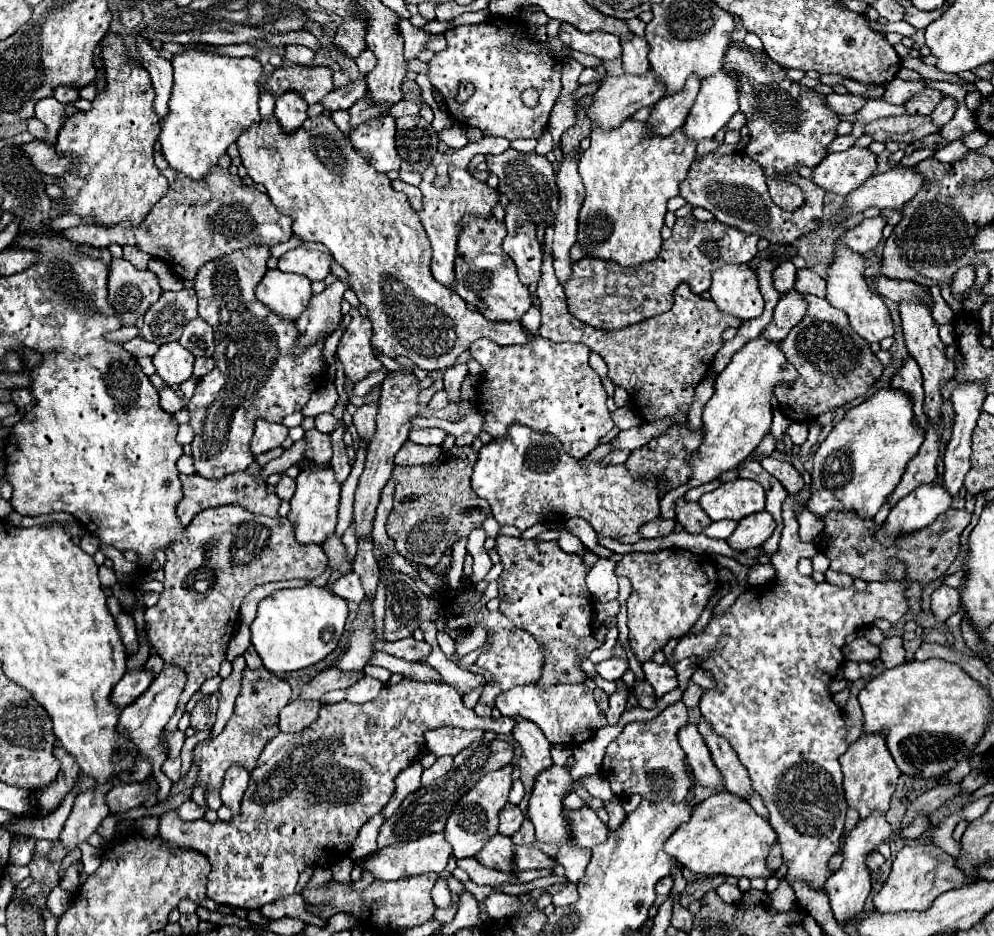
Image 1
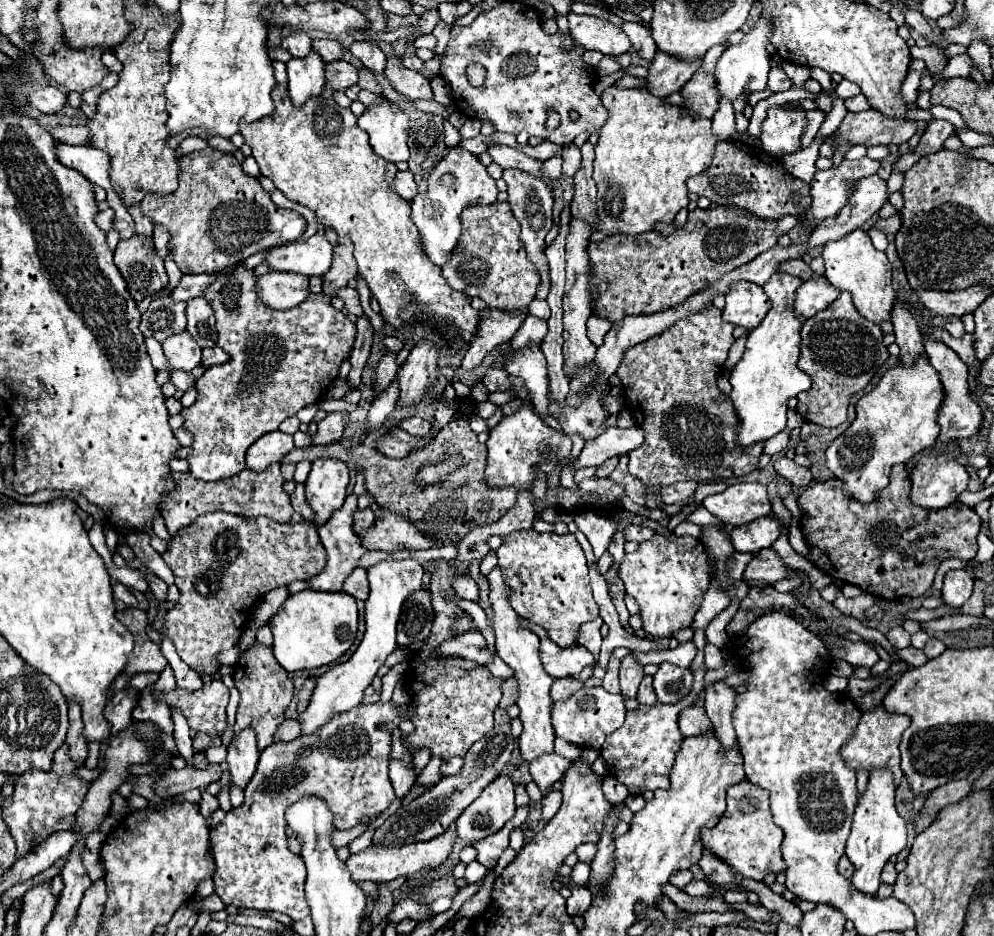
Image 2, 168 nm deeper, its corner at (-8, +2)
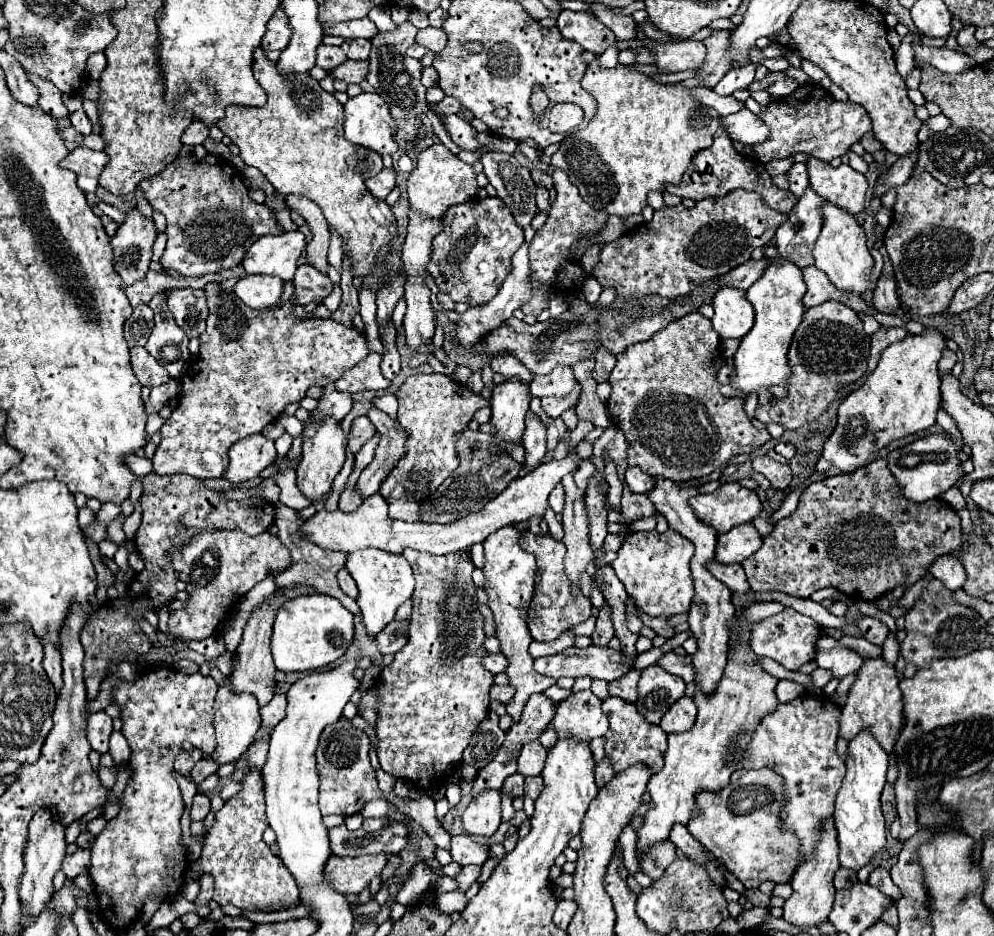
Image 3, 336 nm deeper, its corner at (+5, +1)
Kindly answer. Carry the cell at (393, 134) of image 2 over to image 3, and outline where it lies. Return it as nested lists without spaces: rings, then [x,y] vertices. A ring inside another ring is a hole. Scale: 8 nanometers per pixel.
[[[359,93],[345,103],[345,137],[379,155],[393,155],[397,123],[379,93]]]

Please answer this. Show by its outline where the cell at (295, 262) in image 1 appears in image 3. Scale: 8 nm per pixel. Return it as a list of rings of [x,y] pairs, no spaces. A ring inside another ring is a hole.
[[[301,231],[281,233],[275,237],[259,237],[245,253],[243,267],[247,273],[277,275],[283,281],[291,281],[305,247],[307,241]]]

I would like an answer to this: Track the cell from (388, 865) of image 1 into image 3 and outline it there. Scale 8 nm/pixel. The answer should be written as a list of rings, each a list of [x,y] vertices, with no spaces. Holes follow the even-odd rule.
[[[331,855],[327,861],[327,879],[335,885],[335,891],[347,893],[361,893],[373,877],[379,877],[383,867],[387,865],[391,855],[361,855],[361,857],[339,857]]]

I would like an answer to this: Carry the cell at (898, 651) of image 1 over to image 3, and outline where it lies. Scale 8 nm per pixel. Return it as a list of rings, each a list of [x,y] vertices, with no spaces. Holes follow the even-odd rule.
[[[861,617],[857,621],[857,625],[861,627],[863,631],[863,637],[875,645],[883,645],[885,639],[889,637],[889,629],[885,623],[881,623],[879,619],[873,619],[873,617]]]

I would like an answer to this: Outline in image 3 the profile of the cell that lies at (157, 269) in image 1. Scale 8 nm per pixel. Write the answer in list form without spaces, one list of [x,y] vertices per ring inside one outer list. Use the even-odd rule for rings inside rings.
[[[137,187],[134,193],[135,198],[137,200],[138,209],[144,217],[152,219],[153,209],[149,202],[144,198],[143,191],[141,191],[141,189],[138,188],[140,187]]]

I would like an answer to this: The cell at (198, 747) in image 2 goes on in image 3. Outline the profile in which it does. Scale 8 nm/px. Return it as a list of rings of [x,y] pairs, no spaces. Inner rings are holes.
[[[189,749],[189,751],[181,751],[179,757],[175,757],[175,769],[185,775],[189,779],[189,771],[191,767],[203,757],[203,753],[199,749]]]

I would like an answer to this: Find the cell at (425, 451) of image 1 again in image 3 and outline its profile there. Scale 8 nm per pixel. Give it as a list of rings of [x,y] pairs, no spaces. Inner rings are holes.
[[[357,417],[353,421],[351,433],[349,433],[349,449],[353,453],[357,453],[375,433],[377,433],[377,429],[375,429],[375,425],[367,417]]]

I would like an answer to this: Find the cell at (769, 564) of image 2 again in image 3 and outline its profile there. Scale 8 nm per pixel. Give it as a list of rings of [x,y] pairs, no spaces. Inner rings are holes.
[[[875,459],[871,461],[867,467],[861,467],[861,471],[855,471],[851,475],[847,473],[841,473],[841,475],[835,475],[835,477],[827,477],[823,481],[817,481],[817,483],[811,483],[799,497],[799,505],[797,505],[797,511],[791,513],[789,517],[783,517],[775,523],[775,529],[769,537],[763,539],[763,547],[753,553],[751,557],[747,557],[741,565],[745,569],[745,575],[747,575],[747,581],[751,585],[753,591],[757,593],[763,593],[763,591],[783,591],[787,595],[793,595],[793,597],[811,597],[817,589],[823,589],[823,587],[835,587],[839,589],[841,593],[845,593],[847,597],[851,597],[853,601],[875,601],[879,599],[881,595],[893,591],[897,585],[899,587],[911,587],[915,581],[919,581],[927,567],[941,555],[949,555],[953,551],[957,551],[961,547],[961,519],[959,515],[951,509],[949,503],[945,503],[943,499],[935,499],[931,503],[911,503],[907,499],[903,499],[901,495],[897,495],[897,483],[895,483],[895,477],[891,475],[889,467],[887,467],[887,461],[885,459]]]

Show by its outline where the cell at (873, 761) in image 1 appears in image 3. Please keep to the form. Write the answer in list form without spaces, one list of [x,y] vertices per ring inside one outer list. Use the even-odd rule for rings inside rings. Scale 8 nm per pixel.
[[[865,659],[861,671],[857,673],[857,681],[849,689],[847,703],[841,709],[843,713],[839,719],[839,737],[851,741],[861,731],[869,731],[885,749],[885,753],[891,753],[903,725],[903,703],[897,683],[899,679],[893,665],[885,663],[883,659]]]

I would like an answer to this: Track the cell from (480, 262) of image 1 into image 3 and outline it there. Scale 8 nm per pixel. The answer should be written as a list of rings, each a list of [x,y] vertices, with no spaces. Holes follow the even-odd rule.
[[[499,197],[471,199],[471,203],[449,207],[443,215],[443,229],[433,239],[427,271],[435,277],[441,291],[447,289],[453,301],[467,305],[489,303],[503,279],[511,273],[511,259],[523,245],[523,229],[517,227],[513,215]]]

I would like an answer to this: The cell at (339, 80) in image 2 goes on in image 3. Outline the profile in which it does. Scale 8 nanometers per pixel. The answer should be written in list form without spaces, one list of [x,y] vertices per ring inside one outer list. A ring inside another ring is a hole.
[[[343,61],[329,75],[333,79],[341,79],[345,83],[361,83],[367,77],[367,67],[369,67],[367,61],[363,61],[363,63],[359,63],[359,61]]]

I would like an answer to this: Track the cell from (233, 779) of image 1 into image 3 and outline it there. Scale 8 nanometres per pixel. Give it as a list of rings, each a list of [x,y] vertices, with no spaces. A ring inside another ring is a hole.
[[[229,681],[219,687],[217,699],[215,699],[215,737],[217,737],[217,747],[211,753],[211,759],[217,763],[237,763],[241,755],[247,751],[247,747],[253,743],[257,729],[261,727],[261,715],[259,715],[259,705],[257,699],[249,693],[239,693],[235,695],[229,689]]]

